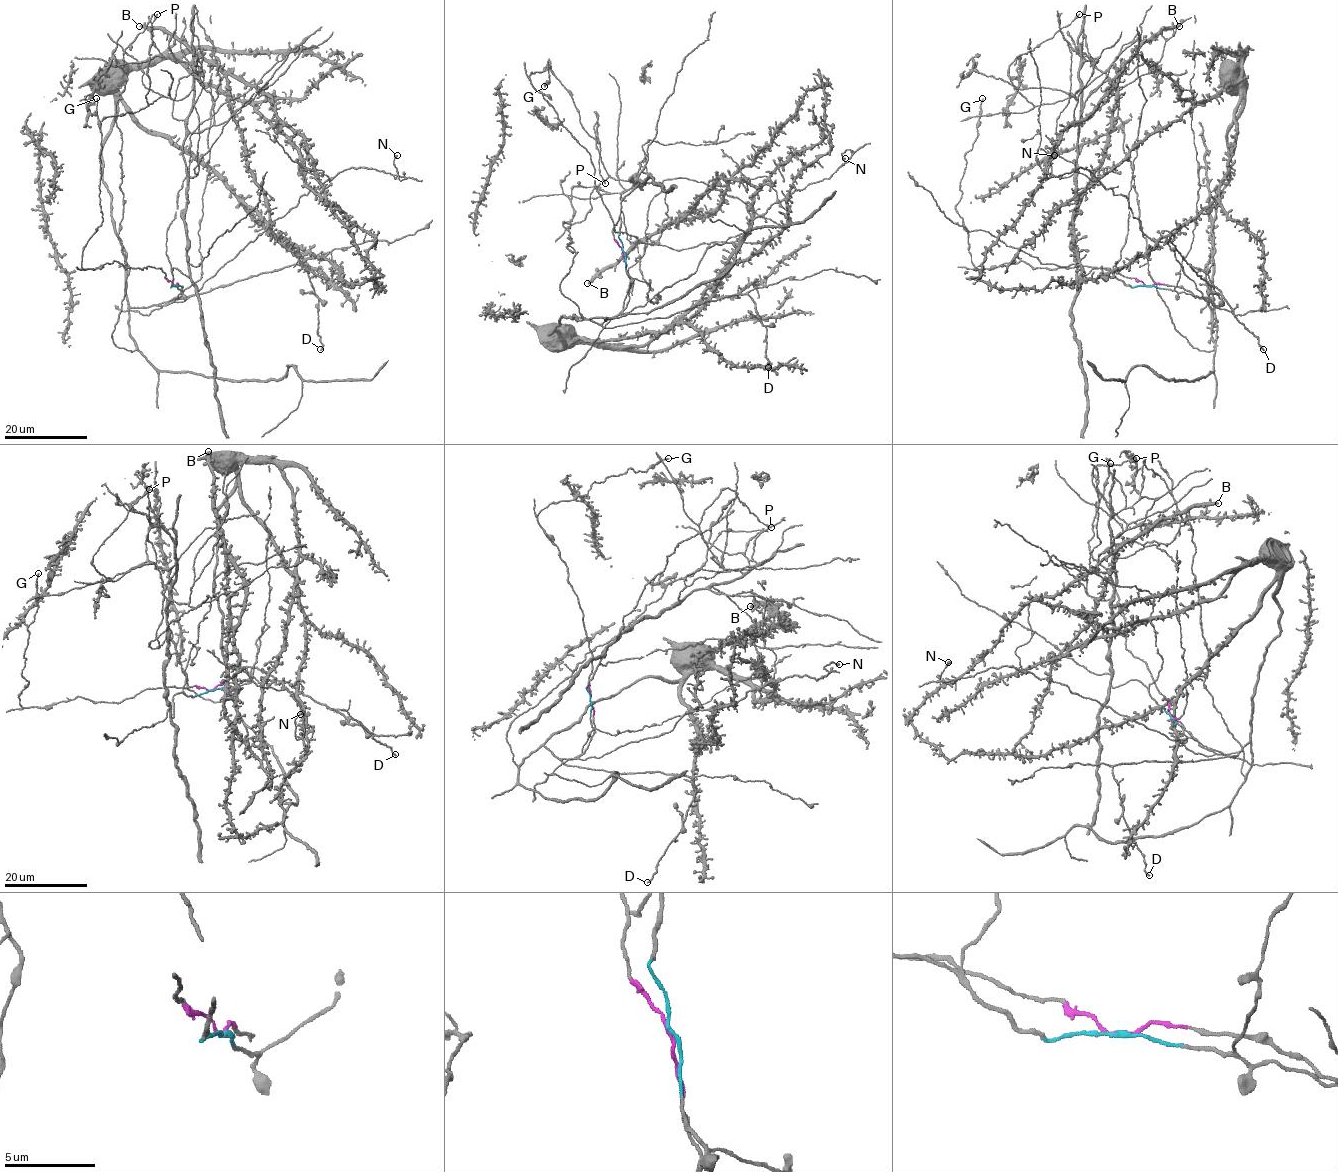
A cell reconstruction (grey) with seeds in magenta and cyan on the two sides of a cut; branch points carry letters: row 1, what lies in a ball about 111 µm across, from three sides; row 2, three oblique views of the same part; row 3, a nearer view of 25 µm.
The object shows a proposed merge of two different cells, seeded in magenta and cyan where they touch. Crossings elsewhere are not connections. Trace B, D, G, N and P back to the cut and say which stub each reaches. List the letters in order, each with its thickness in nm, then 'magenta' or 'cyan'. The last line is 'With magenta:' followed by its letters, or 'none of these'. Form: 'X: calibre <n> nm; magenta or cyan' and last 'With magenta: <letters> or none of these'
B: calibre 400 nm; magenta
D: calibre 260 nm; magenta
G: calibre 180 nm; magenta
N: calibre 400 nm; magenta
P: calibre 240 nm; cyan
With magenta: B, D, G, N

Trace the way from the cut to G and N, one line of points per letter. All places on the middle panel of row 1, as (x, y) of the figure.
G: (622, 252), (595, 187), (590, 154), (529, 79), (530, 73), (551, 66), (549, 59), (549, 81), (545, 86)
N: (622, 252), (628, 313), (845, 159)

